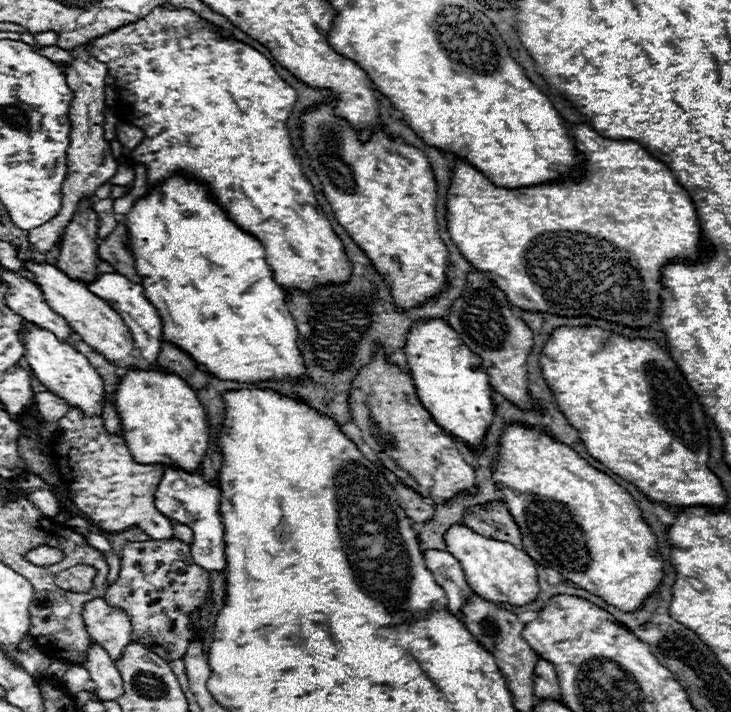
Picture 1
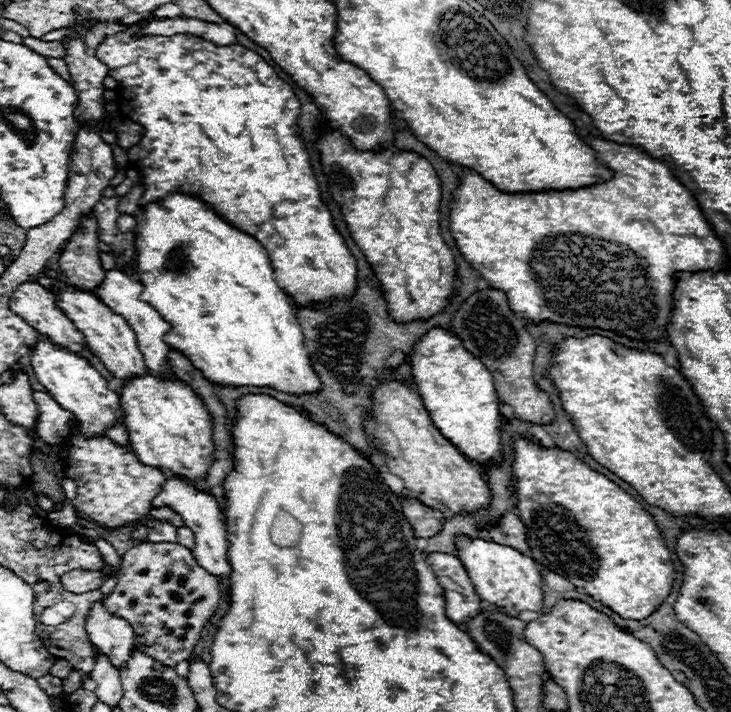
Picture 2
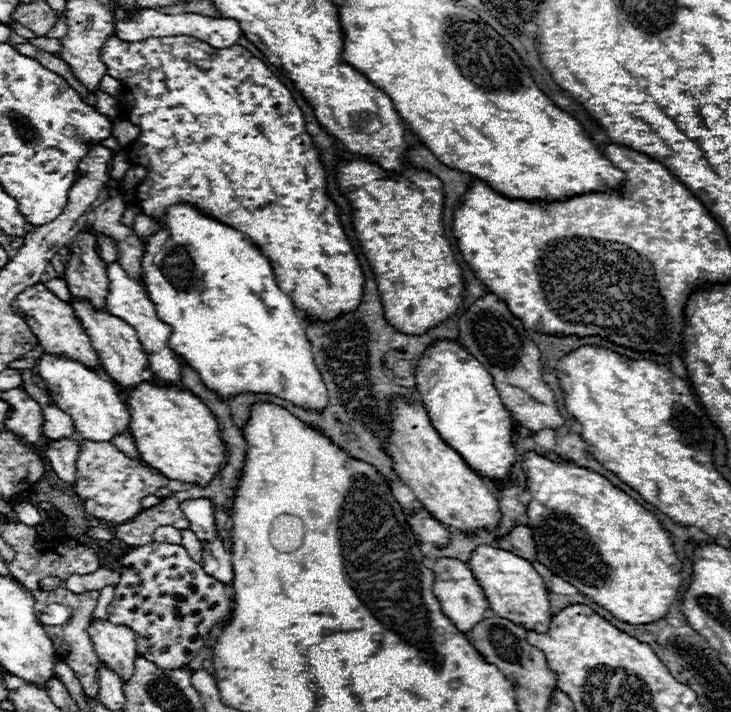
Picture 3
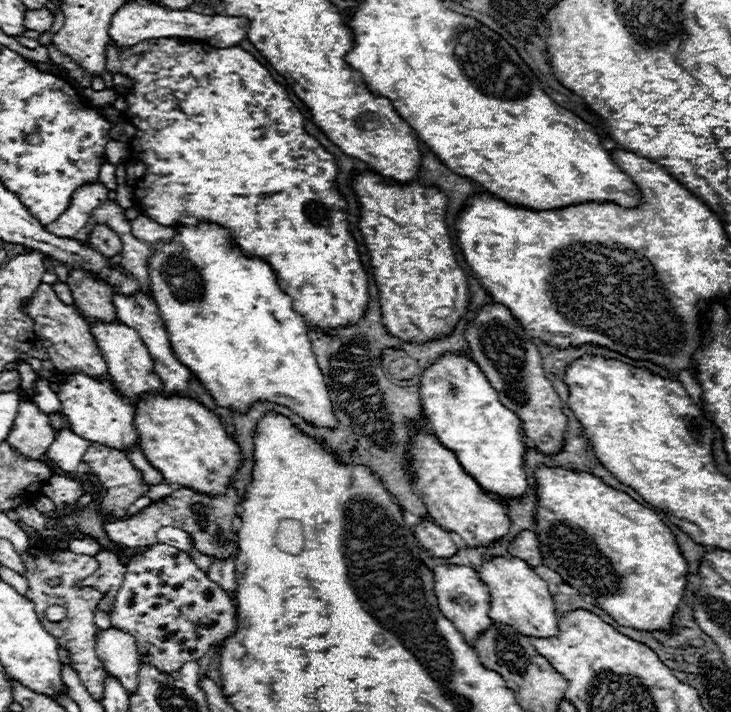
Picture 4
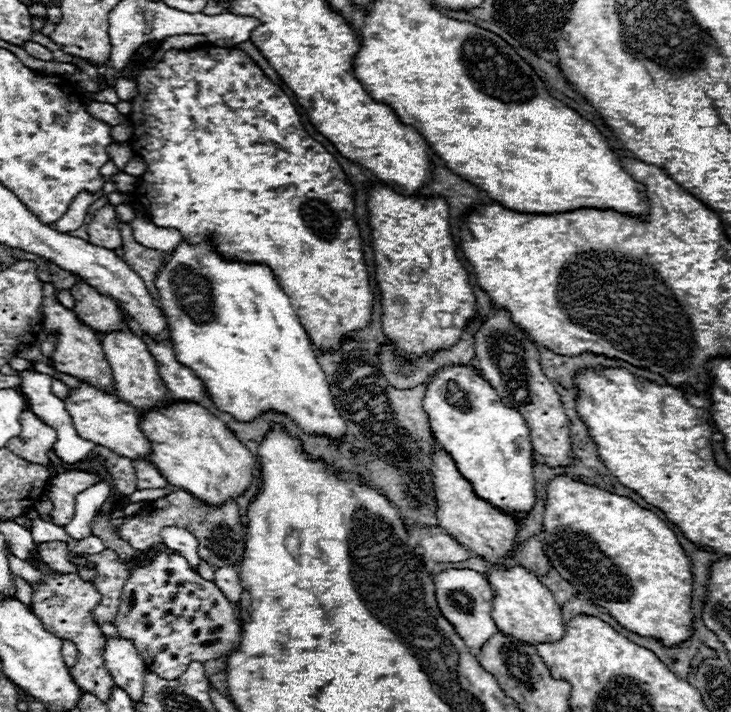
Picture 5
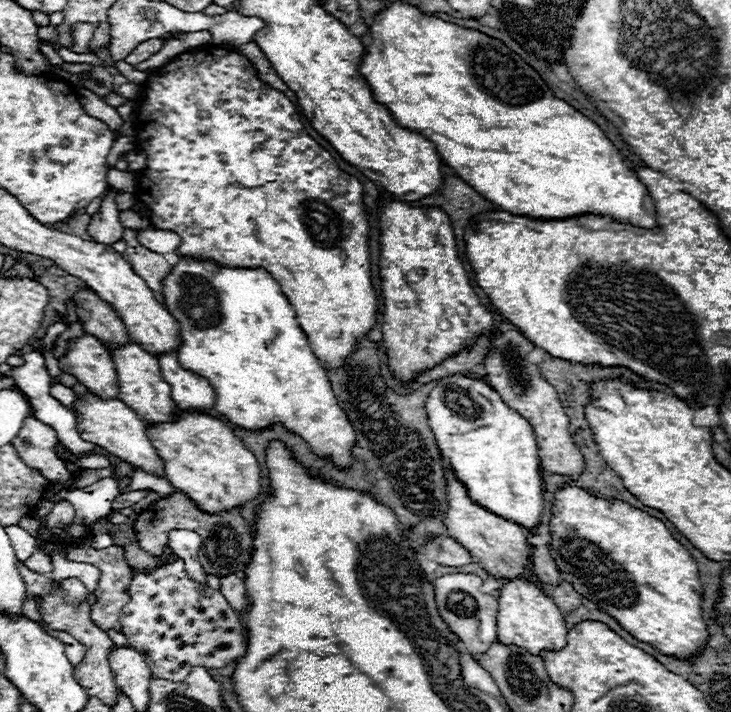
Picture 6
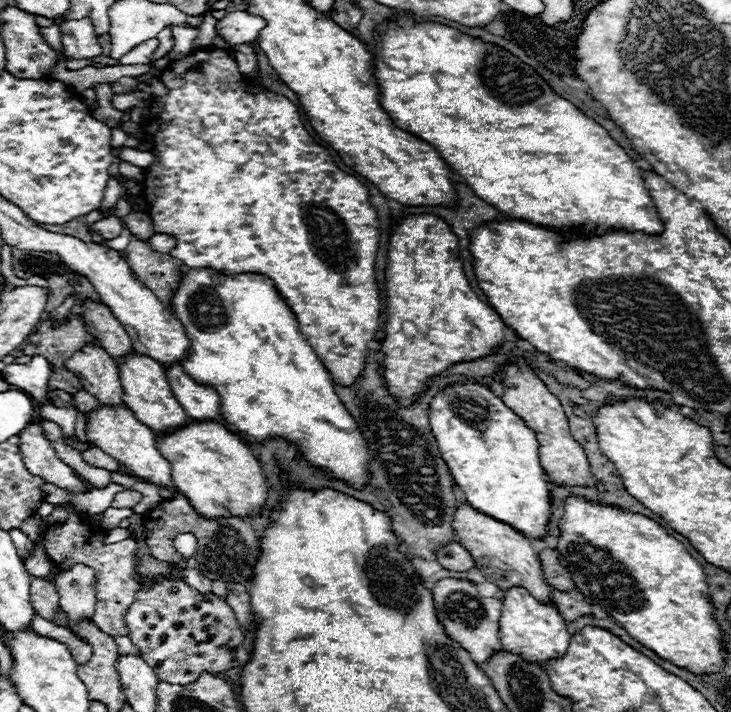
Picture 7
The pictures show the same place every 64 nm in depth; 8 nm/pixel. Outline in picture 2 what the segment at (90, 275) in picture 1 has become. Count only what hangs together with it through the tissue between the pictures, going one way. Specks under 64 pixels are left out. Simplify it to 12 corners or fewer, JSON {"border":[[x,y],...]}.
{"border":[[92,216],[60,252],[74,288],[96,294],[106,270]]}

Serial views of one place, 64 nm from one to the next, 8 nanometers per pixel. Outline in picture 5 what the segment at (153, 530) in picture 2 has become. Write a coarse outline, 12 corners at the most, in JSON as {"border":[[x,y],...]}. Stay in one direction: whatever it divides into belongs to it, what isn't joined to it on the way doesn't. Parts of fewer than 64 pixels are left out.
{"border":[[164,528],[164,546],[182,552],[198,572],[198,538],[184,528]]}

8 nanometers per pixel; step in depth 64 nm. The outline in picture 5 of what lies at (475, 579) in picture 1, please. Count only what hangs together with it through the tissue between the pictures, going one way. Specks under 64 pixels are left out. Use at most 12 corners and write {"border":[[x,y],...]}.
{"border":[[526,568],[488,574],[494,622],[522,644],[552,644],[564,620]]}

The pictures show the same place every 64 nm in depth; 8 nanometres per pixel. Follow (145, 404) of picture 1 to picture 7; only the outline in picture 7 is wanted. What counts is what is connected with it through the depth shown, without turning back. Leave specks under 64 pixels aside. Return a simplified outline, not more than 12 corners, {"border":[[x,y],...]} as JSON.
{"border":[[218,422],[158,440],[202,516],[262,514],[260,462]]}

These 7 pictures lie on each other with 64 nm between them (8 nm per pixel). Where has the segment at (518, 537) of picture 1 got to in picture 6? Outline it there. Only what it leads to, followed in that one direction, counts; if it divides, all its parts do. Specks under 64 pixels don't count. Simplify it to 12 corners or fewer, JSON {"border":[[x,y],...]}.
{"border":[[532,548],[534,574],[548,584],[560,584],[560,572],[550,550]]}

